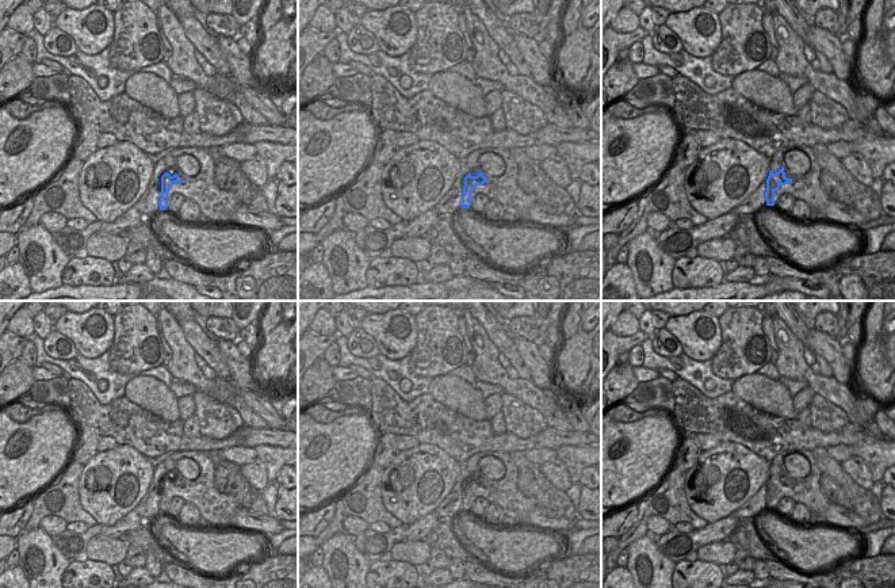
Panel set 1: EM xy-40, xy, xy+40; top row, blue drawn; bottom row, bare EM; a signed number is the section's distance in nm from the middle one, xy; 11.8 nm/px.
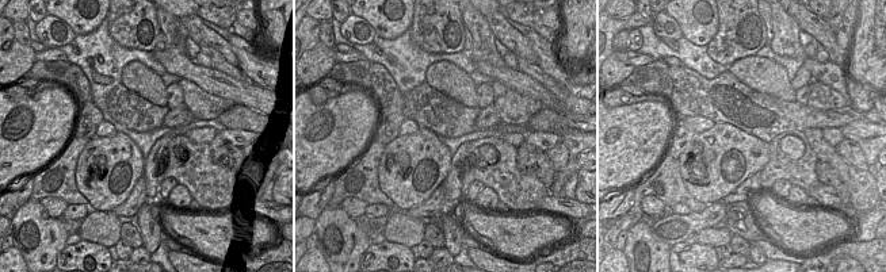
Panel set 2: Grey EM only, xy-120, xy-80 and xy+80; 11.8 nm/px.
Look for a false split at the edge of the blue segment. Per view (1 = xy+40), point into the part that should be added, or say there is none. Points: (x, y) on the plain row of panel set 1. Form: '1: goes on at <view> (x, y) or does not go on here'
1: does not go on here

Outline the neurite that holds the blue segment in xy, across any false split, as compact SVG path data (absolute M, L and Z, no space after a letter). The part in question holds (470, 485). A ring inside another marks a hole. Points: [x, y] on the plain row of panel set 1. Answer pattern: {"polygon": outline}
{"polygon": "M470 476L464 481L464 489L463 489L463 499L462 499L462 512L470 512L471 509L471 496L477 492L475 489L482 489L485 486L489 486L486 480L481 476L478 476L477 480L473 480Z"}

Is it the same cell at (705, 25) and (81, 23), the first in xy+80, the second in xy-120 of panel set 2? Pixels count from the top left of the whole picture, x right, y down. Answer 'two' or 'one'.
one

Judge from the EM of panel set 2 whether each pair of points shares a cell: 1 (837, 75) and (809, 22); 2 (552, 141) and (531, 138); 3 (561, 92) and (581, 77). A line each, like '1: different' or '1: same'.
1: different
2: same
3: different

